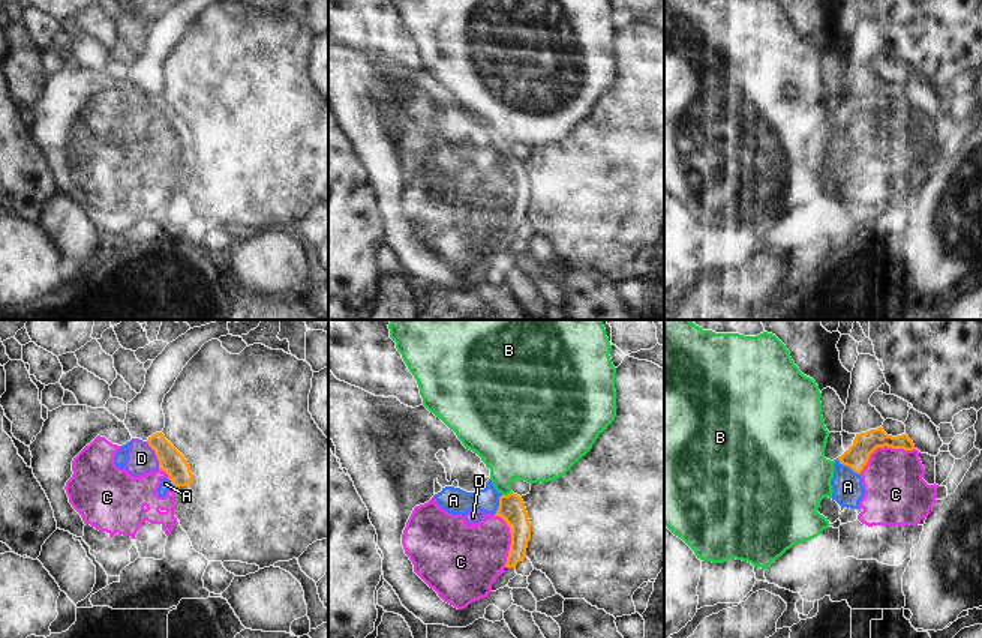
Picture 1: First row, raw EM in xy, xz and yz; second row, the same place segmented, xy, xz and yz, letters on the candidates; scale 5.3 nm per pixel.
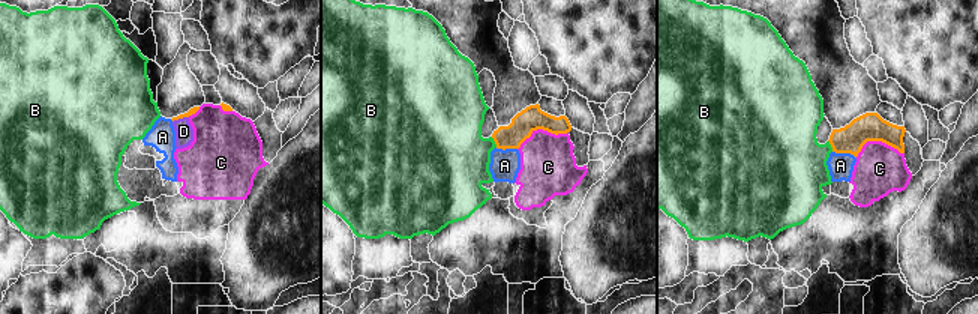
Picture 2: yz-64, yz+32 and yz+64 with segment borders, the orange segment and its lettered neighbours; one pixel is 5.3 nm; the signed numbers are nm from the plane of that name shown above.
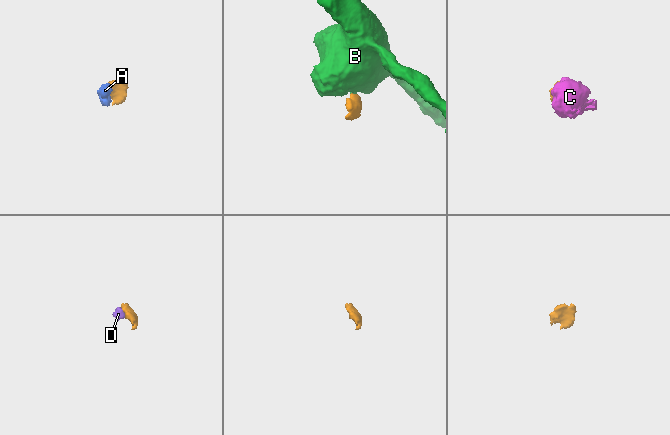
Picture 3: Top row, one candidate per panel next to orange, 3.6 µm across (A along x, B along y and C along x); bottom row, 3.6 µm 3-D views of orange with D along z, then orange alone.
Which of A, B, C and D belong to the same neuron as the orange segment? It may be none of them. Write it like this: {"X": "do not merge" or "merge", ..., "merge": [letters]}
{"A": "do not merge", "B": "do not merge", "C": "do not merge", "D": "do not merge", "merge": []}

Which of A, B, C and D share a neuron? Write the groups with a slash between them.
A C D / B

